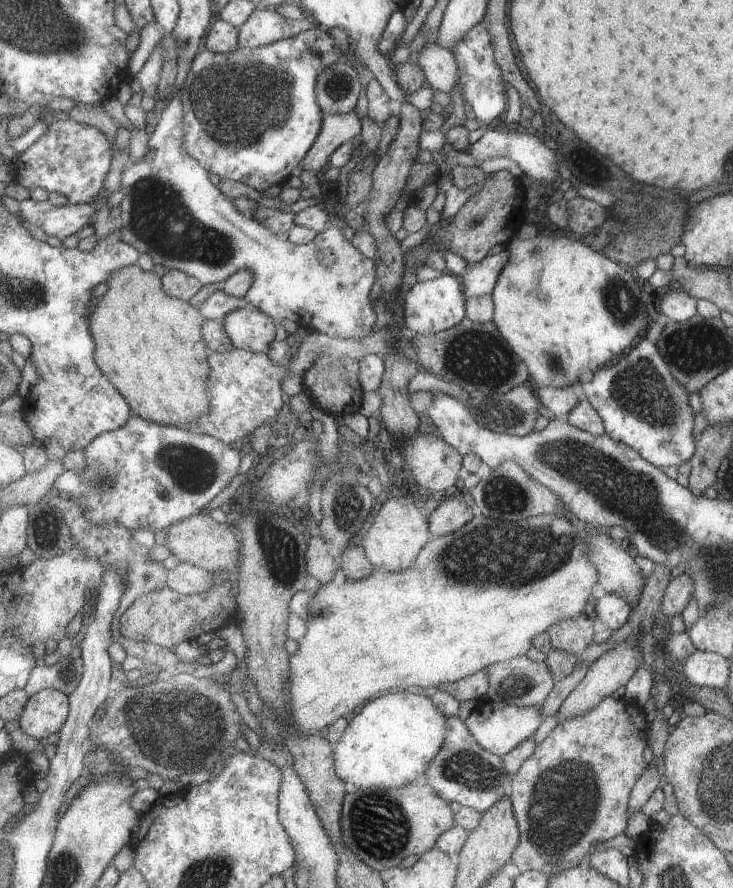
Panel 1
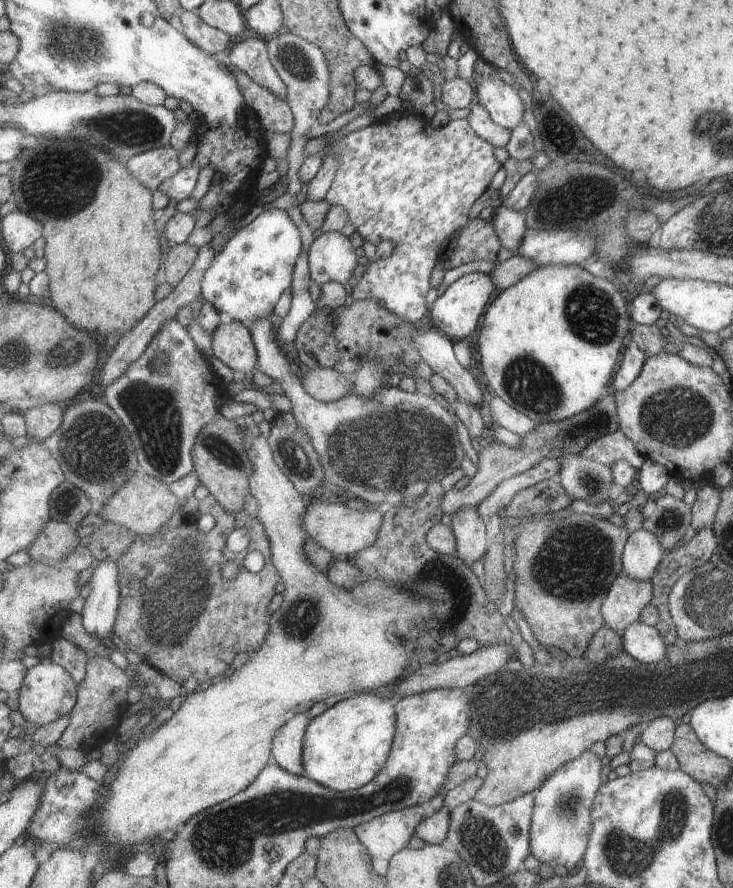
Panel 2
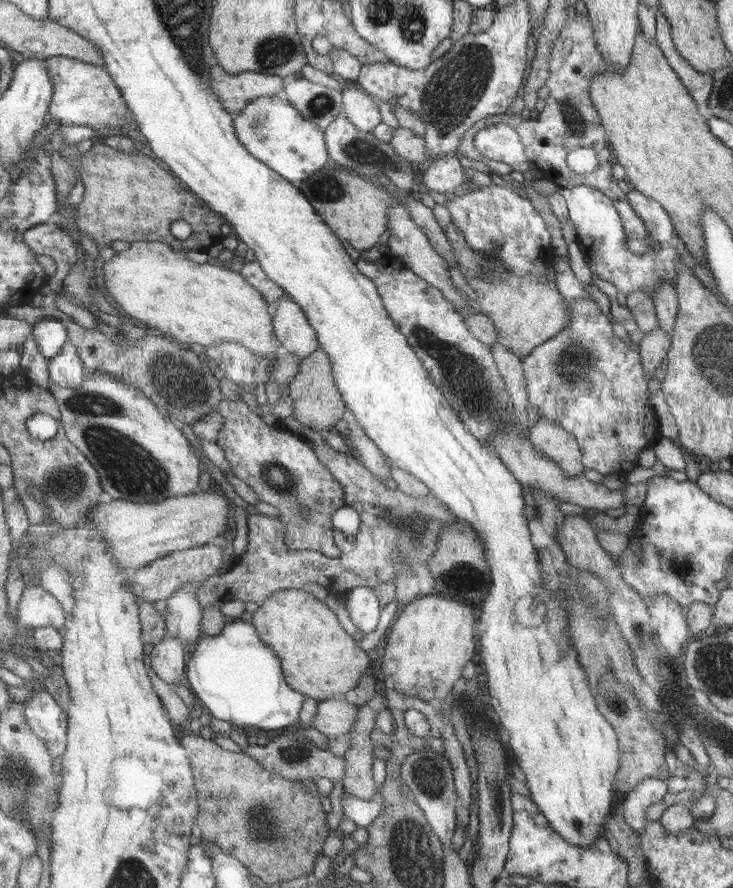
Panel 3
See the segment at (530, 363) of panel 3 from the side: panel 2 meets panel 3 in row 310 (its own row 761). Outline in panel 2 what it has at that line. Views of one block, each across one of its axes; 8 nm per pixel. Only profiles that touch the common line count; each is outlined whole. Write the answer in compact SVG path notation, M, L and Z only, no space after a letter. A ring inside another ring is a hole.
M587 750L581 758L569 762L567 766L559 768L535 794L537 810L531 824L531 848L533 858L539 862L557 868L565 866L569 872L577 868L577 864L587 856L591 832L595 828L593 808L595 800L605 784L603 776L603 762L599 752Z

